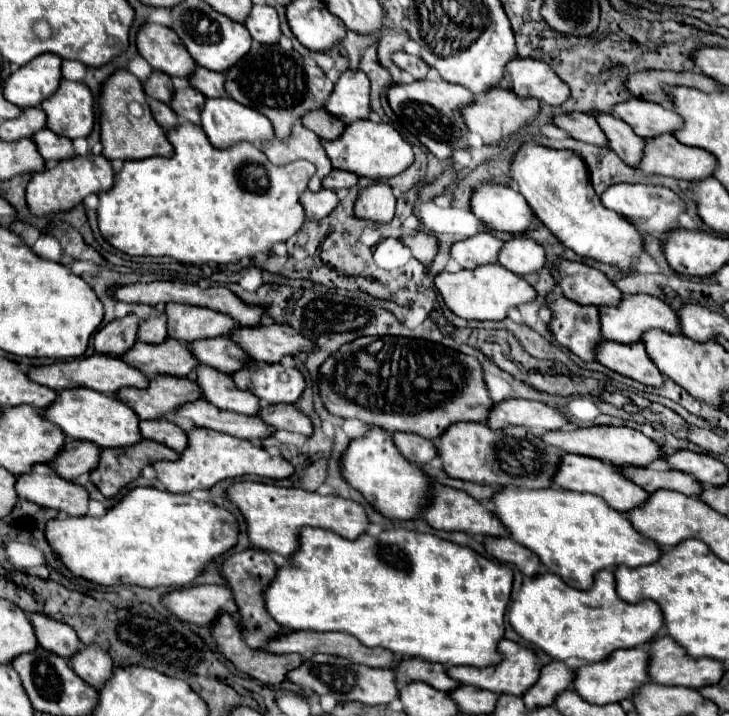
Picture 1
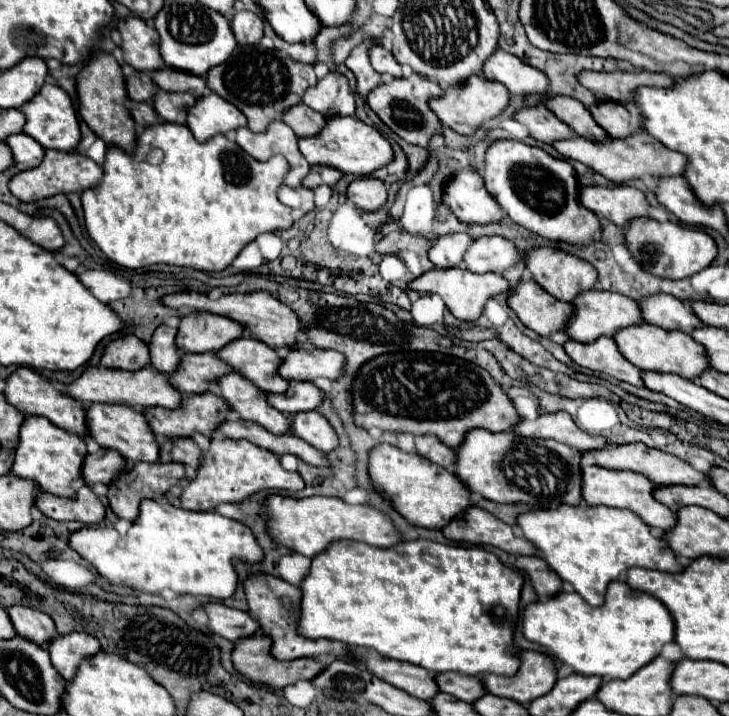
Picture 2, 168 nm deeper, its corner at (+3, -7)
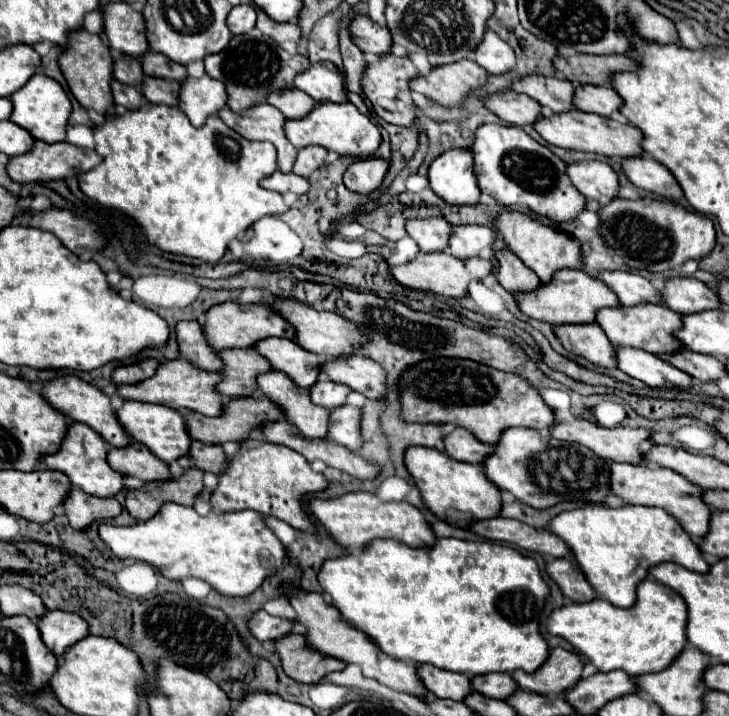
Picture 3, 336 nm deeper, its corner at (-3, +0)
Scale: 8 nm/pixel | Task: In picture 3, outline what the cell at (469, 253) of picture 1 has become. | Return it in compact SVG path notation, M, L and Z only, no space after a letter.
M415 218L407 220L405 230L417 242L421 252L439 252L447 248L451 224L445 218Z

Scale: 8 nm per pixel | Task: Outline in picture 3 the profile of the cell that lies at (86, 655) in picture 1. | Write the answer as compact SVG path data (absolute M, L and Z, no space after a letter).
M47 610L37 620L37 628L55 656L61 656L65 648L87 636L87 622L81 616L63 610Z

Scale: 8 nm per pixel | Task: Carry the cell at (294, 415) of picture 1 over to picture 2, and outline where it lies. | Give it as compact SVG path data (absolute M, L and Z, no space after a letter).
M317 411L291 415L291 433L301 437L303 441L307 441L309 445L313 445L315 449L323 453L329 453L331 449L339 445L337 435L333 433L331 425Z

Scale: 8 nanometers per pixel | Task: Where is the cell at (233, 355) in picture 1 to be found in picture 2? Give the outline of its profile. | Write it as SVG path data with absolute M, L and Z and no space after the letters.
M243 335L227 343L215 355L265 393L283 393L289 387L289 381L277 373L277 365L281 363L279 353L259 339Z

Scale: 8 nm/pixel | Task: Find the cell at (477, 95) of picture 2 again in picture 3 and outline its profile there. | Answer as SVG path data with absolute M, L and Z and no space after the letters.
M473 60L451 62L451 66L435 66L429 74L413 78L411 90L419 92L443 106L461 104L473 90L483 86L487 72Z

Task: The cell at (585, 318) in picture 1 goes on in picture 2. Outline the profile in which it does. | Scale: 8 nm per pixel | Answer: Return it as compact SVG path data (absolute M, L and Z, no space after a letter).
M521 279L519 287L509 295L509 307L525 327L549 339L565 329L575 311L569 303L551 297L533 279Z

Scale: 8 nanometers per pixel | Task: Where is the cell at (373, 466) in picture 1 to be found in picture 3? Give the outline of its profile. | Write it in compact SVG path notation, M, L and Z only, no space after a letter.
M413 446L405 452L405 464L411 472L427 508L451 526L469 528L479 520L499 516L501 512L501 490L489 482L481 464L467 464L449 458L445 452L425 446Z

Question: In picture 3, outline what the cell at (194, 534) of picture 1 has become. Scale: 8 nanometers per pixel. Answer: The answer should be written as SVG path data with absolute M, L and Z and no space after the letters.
M169 502L145 524L141 522L129 528L101 524L99 536L119 558L149 562L169 580L183 580L185 576L201 578L225 596L249 596L267 576L273 576L287 558L287 548L265 524L263 514L251 510L199 516L189 506Z

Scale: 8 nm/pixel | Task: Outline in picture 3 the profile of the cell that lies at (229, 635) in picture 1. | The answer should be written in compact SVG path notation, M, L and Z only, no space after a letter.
M289 634L275 644L275 652L283 662L285 674L297 682L317 684L329 672L345 668L345 662L313 650L303 634Z

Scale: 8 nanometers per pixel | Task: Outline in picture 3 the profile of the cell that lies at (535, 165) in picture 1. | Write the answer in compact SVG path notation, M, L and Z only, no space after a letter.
M479 126L471 146L471 154L481 192L495 198L501 206L525 204L533 212L547 216L555 222L569 222L581 210L585 210L583 194L579 194L571 186L571 180L565 174L567 164L517 126Z

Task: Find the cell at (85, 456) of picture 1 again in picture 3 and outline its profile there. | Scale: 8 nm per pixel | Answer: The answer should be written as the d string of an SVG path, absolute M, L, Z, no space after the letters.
M131 442L127 448L109 450L107 460L111 468L115 468L117 472L141 478L145 482L153 480L165 482L173 478L171 468L159 458L155 458L155 454L151 454L151 450L147 450L147 446L143 446L141 442Z

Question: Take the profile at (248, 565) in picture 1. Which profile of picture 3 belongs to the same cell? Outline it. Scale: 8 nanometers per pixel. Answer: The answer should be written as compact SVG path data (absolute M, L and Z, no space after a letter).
M289 588L289 602L297 612L297 622L307 628L307 634L305 634L307 642L315 650L323 650L323 654L339 658L347 664L359 664L363 668L365 678L373 678L379 684L383 684L395 692L403 692L403 694L425 700L429 690L421 684L421 678L417 674L417 664L399 662L399 660L383 654L379 650L377 642L373 642L367 634L363 634L359 628L351 626L349 622L343 622L343 618L339 618L339 610L333 604L327 604L321 594L307 594L307 592Z

